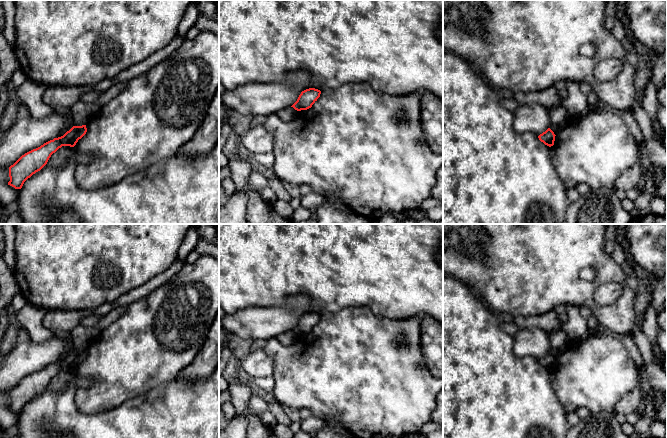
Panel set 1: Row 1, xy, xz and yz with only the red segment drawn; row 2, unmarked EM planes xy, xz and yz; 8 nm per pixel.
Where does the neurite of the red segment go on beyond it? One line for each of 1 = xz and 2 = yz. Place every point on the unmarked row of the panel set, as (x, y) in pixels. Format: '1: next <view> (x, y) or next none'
1: next none
2: next none

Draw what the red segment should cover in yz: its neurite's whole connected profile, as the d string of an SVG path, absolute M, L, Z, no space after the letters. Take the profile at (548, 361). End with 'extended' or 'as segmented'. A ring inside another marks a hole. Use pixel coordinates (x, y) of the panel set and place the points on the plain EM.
M548 352L545 356L543 356L542 358L540 358L538 360L538 362L545 369L551 371L551 370L554 369L555 360L556 359L554 358L554 356L550 352Z; as segmented

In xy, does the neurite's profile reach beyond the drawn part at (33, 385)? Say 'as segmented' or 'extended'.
as segmented

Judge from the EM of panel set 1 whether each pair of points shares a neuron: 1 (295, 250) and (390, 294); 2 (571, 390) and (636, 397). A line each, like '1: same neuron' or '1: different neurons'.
1: same neuron
2: different neurons

